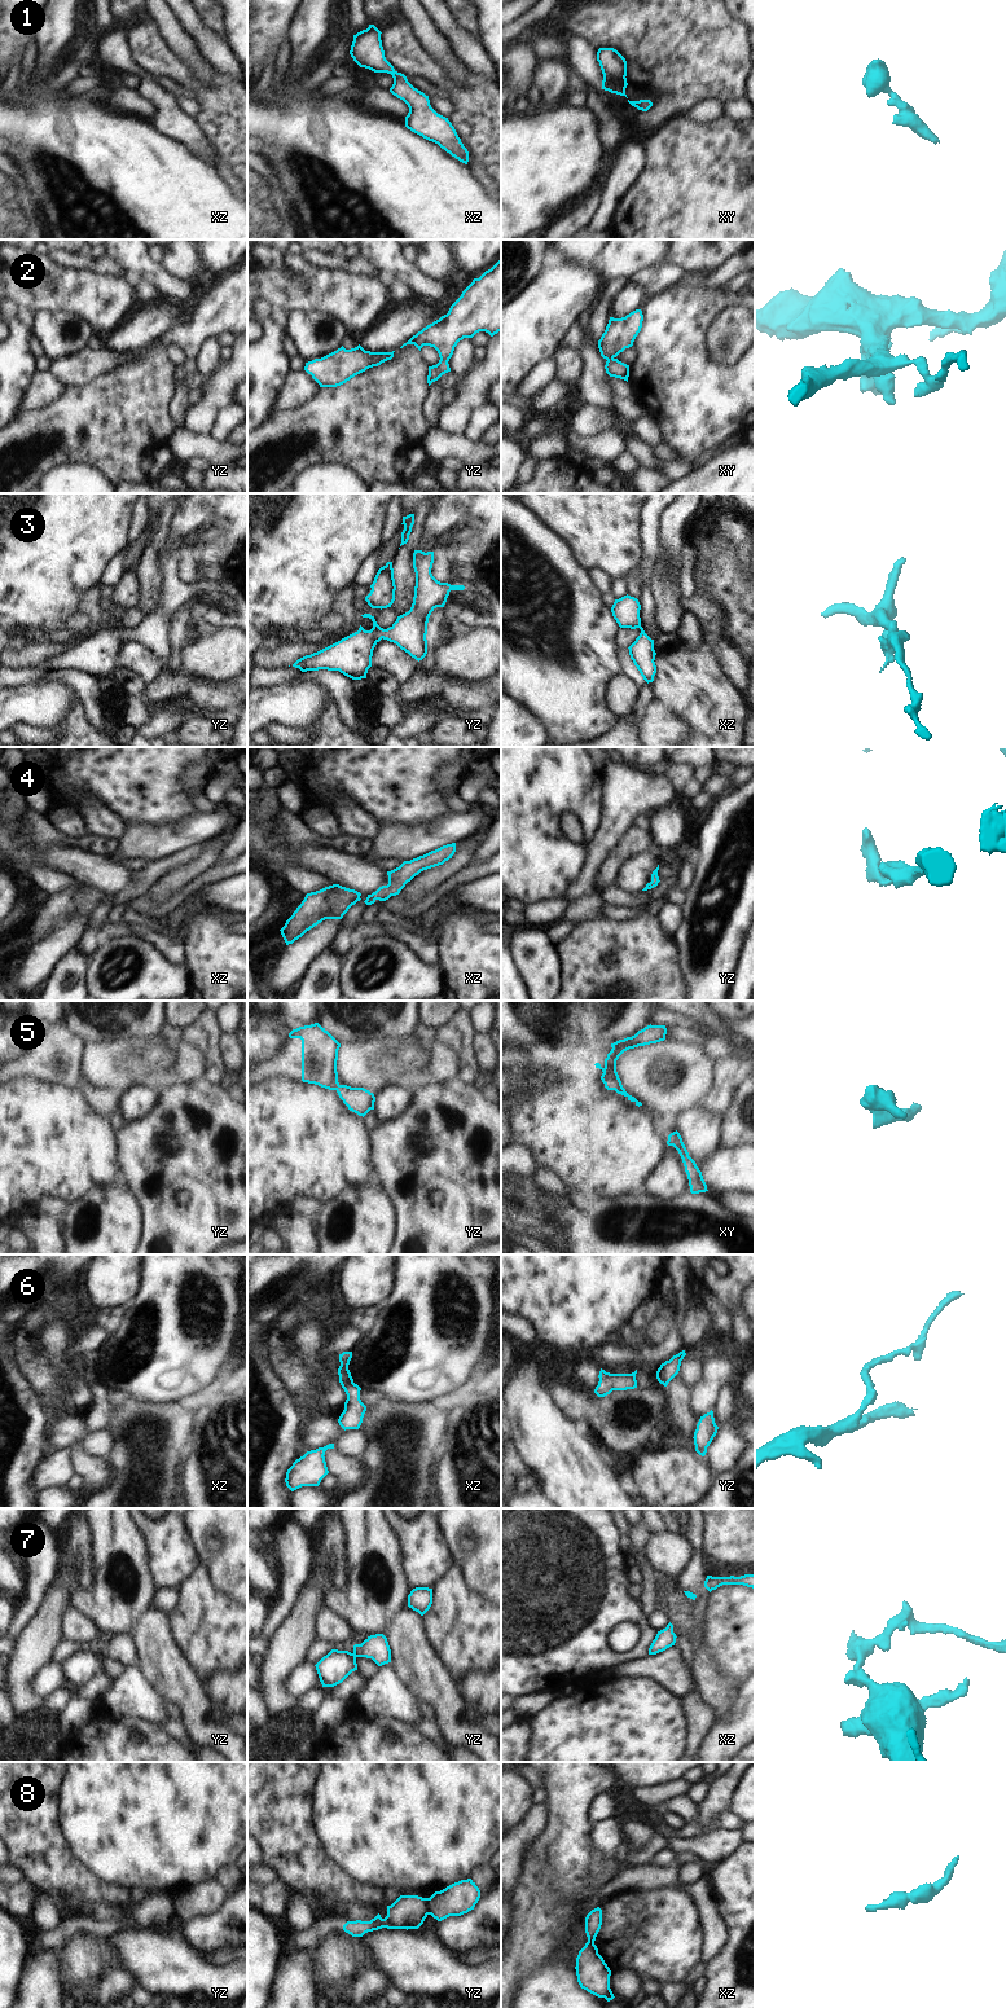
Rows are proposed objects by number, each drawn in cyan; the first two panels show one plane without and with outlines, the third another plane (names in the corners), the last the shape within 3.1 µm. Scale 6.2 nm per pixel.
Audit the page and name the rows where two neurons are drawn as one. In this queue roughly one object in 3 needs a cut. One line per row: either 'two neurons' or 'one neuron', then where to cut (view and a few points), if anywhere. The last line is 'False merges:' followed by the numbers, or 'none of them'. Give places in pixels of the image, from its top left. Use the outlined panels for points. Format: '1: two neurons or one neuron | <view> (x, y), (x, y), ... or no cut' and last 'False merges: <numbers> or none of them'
1: one neuron | no cut
2: one neuron | no cut
3: one neuron | no cut
4: one neuron | no cut
5: one neuron | no cut
6: one neuron | no cut
7: one neuron | no cut
8: two neurons | yz (426, 1898), (430, 1914)
False merges: 8

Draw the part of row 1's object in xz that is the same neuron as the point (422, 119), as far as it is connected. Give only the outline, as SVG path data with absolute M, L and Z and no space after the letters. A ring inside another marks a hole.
M369 25L353 35L350 54L360 66L374 73L387 73L394 78L390 92L403 100L409 113L405 117L405 127L423 139L438 144L460 162L467 164L469 151L461 142L454 127L448 118L438 114L430 105L429 96L414 88L401 73L386 60L381 40L381 31Z

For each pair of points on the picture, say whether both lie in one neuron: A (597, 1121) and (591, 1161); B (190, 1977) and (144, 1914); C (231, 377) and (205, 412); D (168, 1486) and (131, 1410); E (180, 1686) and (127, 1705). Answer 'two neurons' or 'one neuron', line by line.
A: one neuron
B: two neurons
C: one neuron
D: one neuron
E: two neurons

